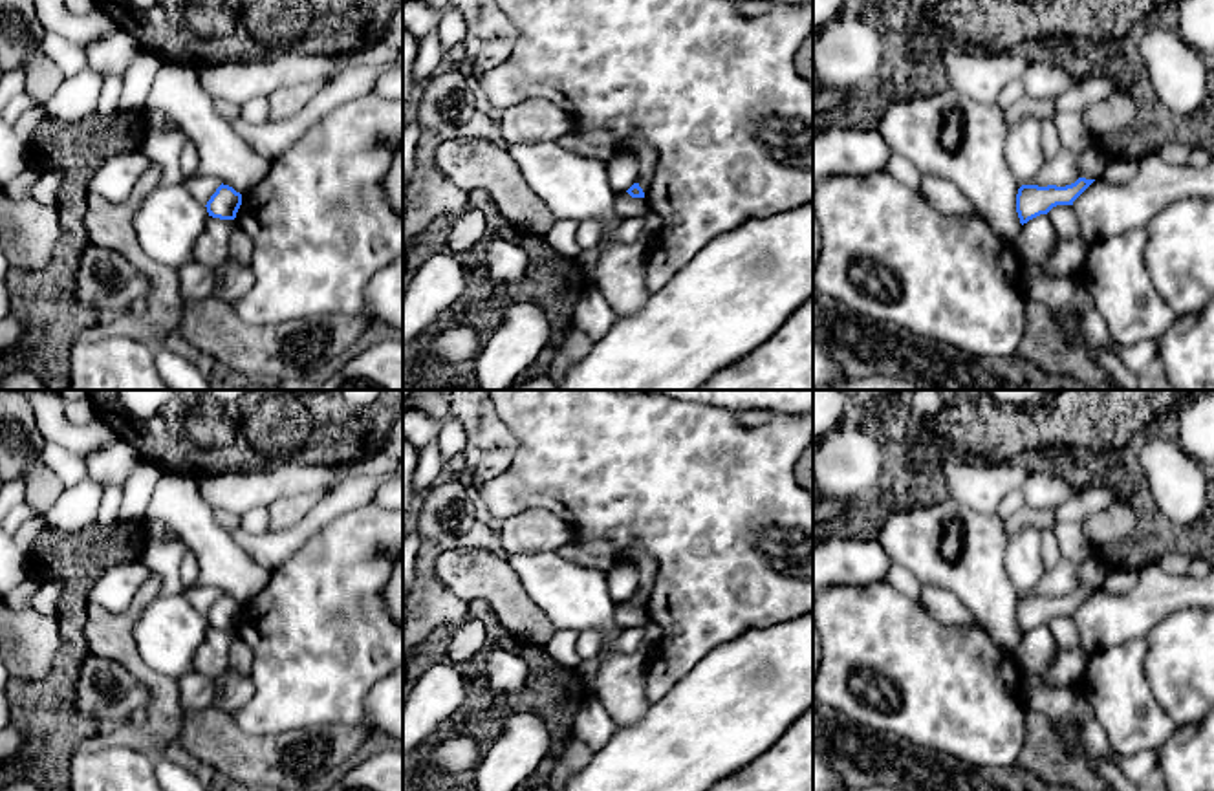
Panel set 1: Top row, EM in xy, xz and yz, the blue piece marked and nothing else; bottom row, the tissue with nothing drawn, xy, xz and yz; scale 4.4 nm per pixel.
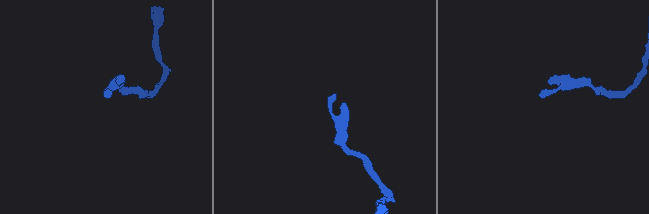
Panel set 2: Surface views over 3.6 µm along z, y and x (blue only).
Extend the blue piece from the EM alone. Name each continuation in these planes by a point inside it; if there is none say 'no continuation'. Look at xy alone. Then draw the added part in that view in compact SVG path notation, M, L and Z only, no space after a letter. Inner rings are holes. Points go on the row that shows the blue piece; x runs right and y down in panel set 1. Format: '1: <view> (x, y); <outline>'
no continuation

